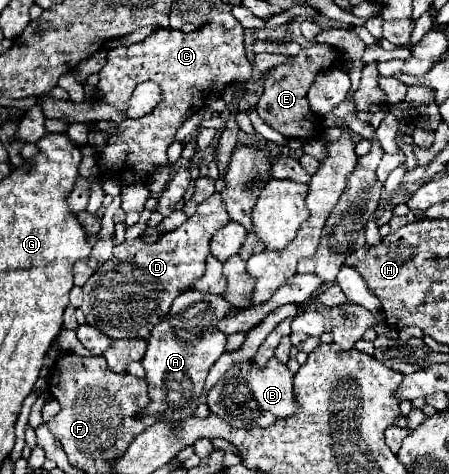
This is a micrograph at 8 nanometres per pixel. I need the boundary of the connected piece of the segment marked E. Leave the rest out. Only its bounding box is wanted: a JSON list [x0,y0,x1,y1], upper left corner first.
[257,43,343,141]

